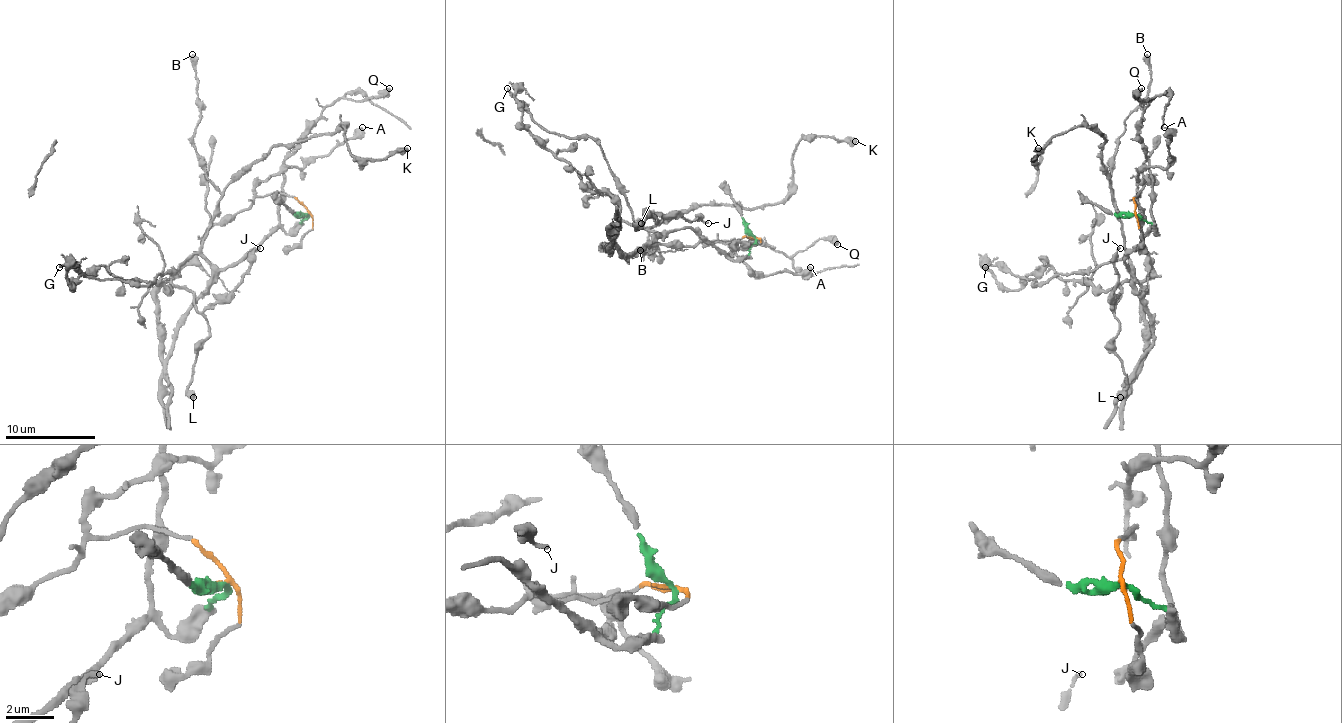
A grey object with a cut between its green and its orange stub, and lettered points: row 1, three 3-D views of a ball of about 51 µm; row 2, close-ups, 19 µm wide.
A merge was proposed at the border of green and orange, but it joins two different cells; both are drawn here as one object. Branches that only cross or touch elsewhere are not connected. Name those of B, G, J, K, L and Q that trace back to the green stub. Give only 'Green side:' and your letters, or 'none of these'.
Green side: B, G, K, Q

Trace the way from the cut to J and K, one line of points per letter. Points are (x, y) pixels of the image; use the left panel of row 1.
J: (304, 213), (290, 195), (259, 195), (207, 231), (167, 281), (185, 285), (203, 313), (241, 281), (259, 247)
K: (306, 213), (225, 267), (200, 249), (221, 193), (275, 146), (340, 126), (356, 157), (387, 159), (408, 148)

